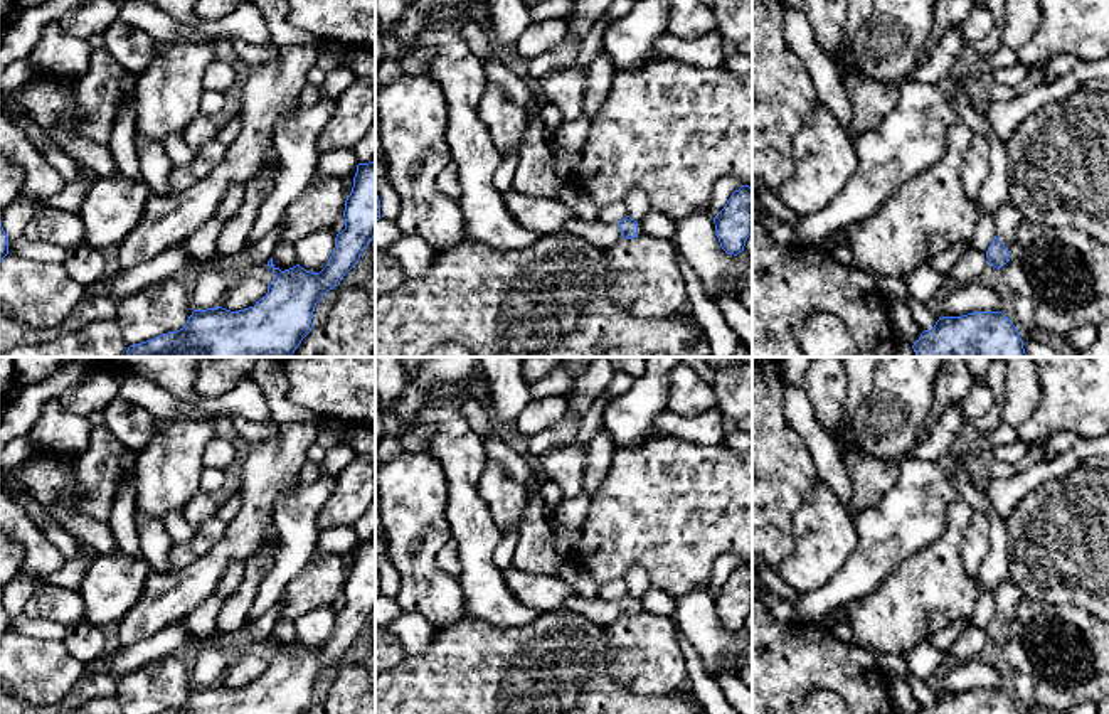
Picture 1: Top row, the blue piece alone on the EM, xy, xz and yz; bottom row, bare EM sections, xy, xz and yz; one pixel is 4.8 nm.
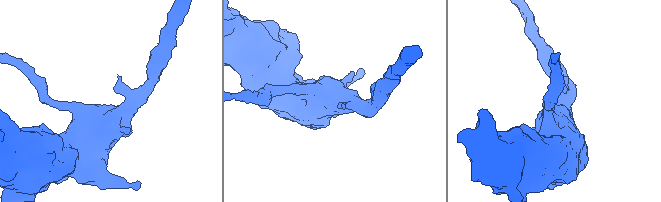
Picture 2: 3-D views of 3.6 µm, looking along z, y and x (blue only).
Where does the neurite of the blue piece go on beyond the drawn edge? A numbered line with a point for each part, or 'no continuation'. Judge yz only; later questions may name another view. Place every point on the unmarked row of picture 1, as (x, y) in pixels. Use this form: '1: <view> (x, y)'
1: yz (1007, 595)

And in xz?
1: xz (601, 612)

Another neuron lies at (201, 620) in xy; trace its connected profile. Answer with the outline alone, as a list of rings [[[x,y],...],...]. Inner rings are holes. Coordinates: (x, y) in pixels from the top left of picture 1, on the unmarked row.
[[[232,561],[222,574],[215,591],[178,621],[182,621],[195,638],[212,638],[220,606],[239,589],[244,573],[244,561]]]

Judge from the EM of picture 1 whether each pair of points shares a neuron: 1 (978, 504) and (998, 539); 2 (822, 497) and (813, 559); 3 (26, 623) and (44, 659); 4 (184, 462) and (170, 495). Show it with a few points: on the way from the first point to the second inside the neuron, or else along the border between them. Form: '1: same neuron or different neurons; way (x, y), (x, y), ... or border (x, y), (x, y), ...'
1: same neuron; way (988, 511), (998, 529)
2: same neuron; way (822, 512), (822, 544)
3: different neurons; border (17, 630), (41, 639), (61, 640)
4: same neuron; way (175, 470), (170, 475), (170, 487)

